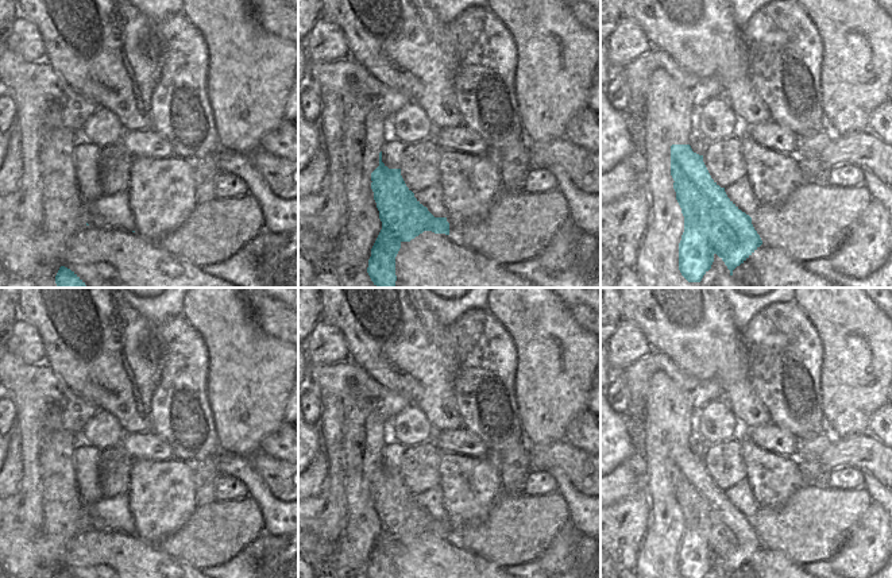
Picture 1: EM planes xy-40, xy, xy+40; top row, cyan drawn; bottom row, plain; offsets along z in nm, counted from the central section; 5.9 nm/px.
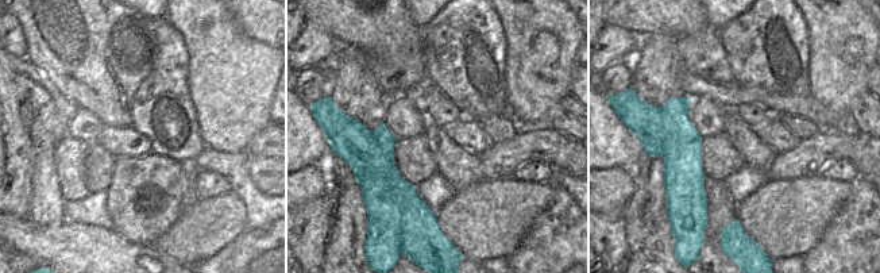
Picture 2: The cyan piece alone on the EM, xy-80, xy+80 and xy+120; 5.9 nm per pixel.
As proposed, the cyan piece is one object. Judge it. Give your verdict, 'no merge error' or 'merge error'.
merge error

